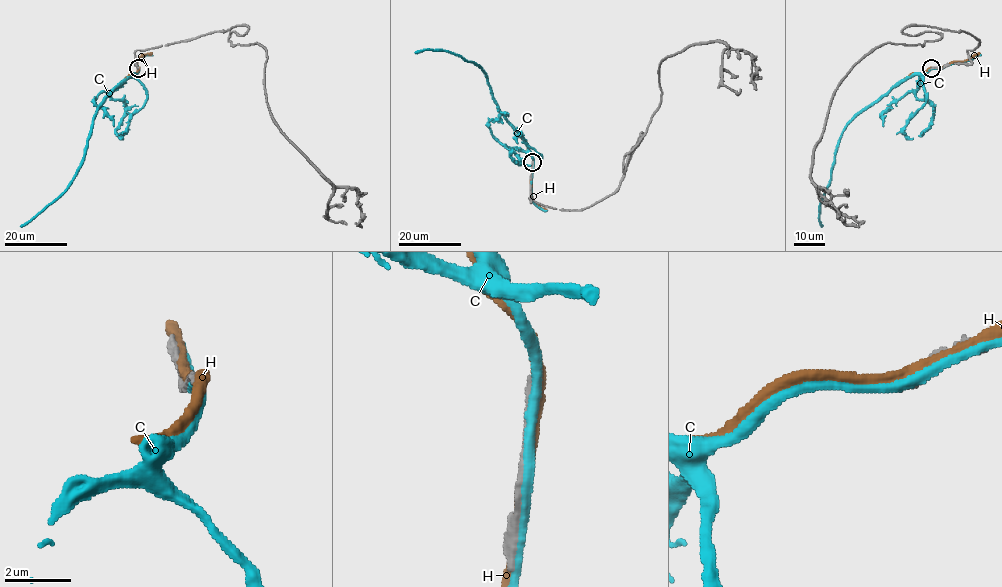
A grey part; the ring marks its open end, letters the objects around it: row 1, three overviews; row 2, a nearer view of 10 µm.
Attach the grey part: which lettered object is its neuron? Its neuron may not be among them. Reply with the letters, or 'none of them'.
none of them

